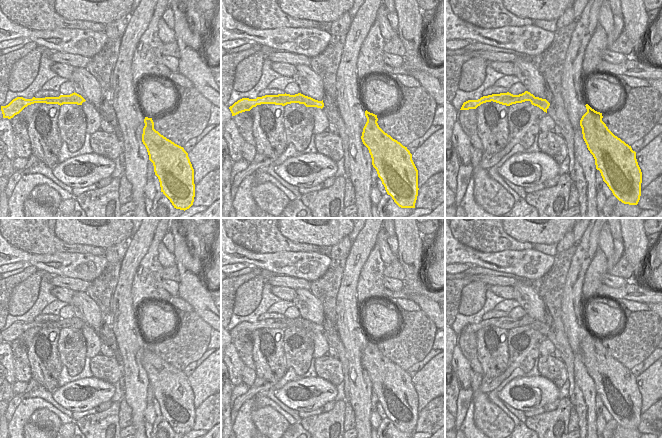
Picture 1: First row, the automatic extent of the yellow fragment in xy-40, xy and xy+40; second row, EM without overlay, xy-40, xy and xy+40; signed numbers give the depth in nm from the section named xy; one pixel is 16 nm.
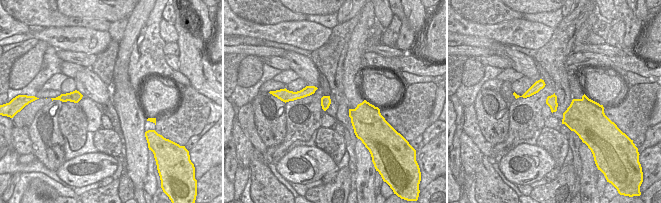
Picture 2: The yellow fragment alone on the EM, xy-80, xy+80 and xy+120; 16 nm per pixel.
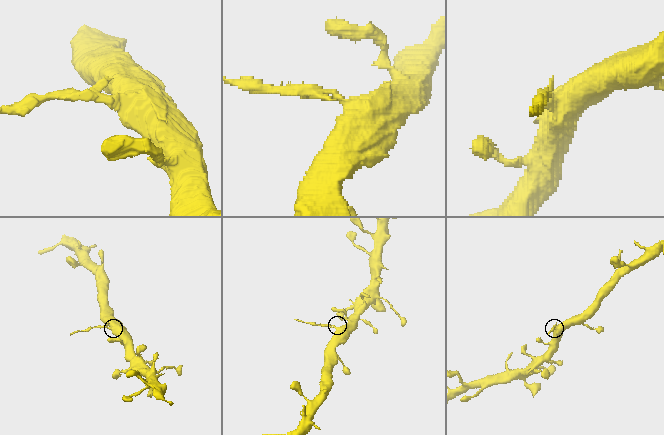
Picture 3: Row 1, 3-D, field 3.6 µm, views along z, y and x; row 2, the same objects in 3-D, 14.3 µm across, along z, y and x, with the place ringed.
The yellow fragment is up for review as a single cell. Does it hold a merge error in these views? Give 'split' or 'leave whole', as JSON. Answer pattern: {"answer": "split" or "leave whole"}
{"answer": "split"}

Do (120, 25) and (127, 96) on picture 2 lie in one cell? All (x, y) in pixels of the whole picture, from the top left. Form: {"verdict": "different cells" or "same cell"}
{"verdict": "different cells"}

